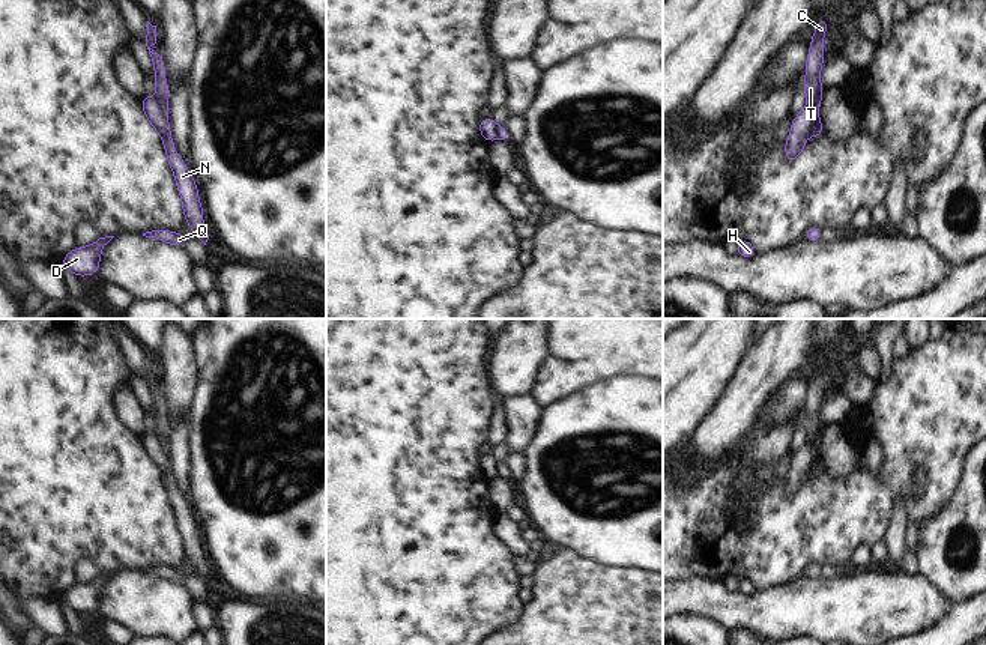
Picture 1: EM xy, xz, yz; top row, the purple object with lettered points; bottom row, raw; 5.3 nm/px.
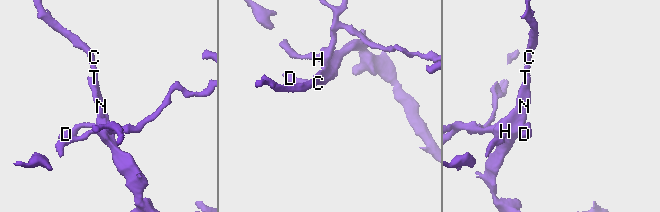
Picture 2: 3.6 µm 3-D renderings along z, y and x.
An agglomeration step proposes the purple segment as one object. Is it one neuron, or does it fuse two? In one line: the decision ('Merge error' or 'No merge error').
Merge error

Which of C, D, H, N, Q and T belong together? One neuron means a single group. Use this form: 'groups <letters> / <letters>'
groups C D N Q T / H

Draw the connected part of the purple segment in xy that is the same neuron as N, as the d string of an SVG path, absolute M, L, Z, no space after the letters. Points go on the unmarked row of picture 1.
M171 469L164 474L164 487L168 502L174 511L177 529L182 537L185 558L189 561L191 567L198 573L198 576L206 582L209 571L203 559L204 547L198 535L198 525L192 510L188 507L186 501L174 486Z

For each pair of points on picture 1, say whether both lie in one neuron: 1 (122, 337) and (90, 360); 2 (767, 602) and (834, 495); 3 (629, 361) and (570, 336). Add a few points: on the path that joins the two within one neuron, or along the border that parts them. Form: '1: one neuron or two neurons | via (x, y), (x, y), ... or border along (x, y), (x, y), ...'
1: two neurons | border along (111, 334), (130, 373)
2: two neurons | border along (803, 576), (758, 591)
3: one neuron | via (613, 346), (603, 336), (585, 336)

